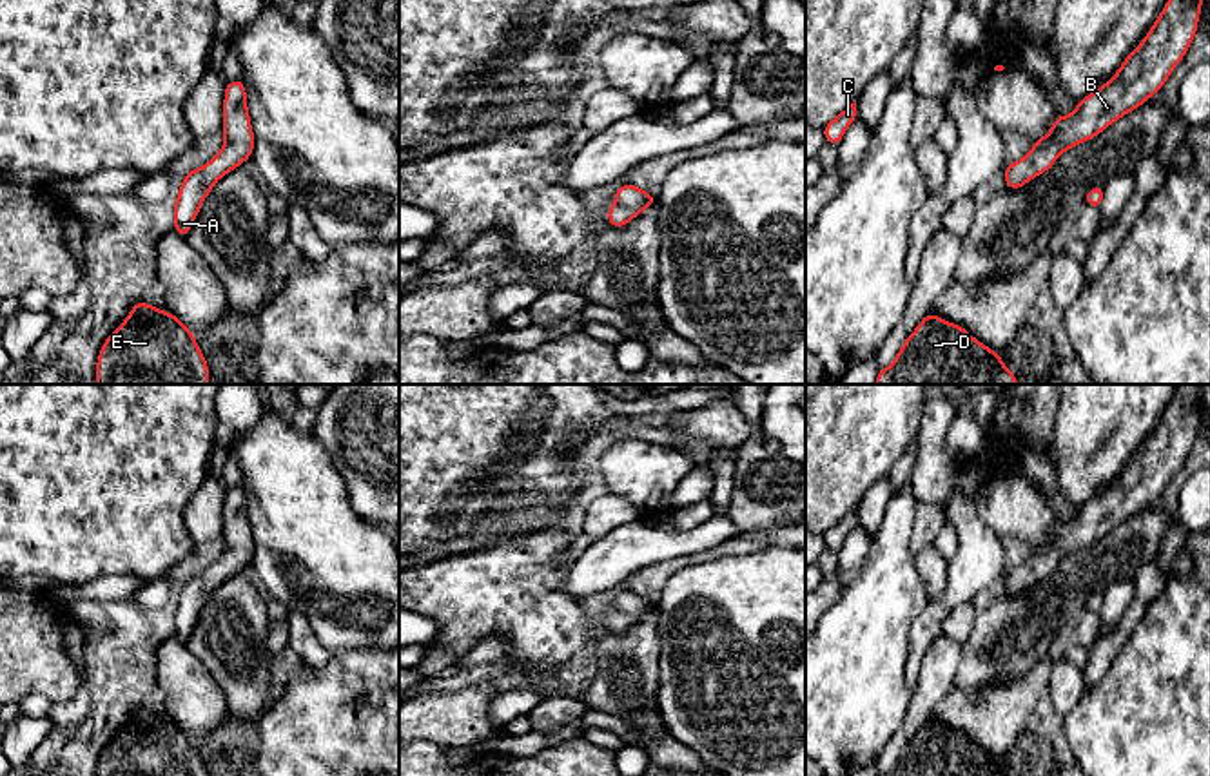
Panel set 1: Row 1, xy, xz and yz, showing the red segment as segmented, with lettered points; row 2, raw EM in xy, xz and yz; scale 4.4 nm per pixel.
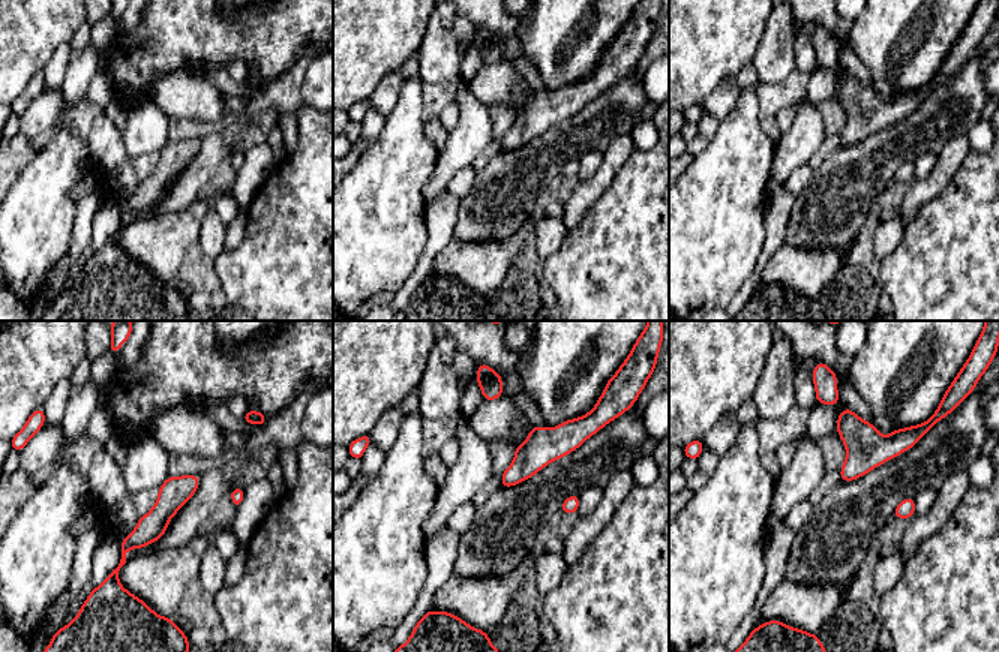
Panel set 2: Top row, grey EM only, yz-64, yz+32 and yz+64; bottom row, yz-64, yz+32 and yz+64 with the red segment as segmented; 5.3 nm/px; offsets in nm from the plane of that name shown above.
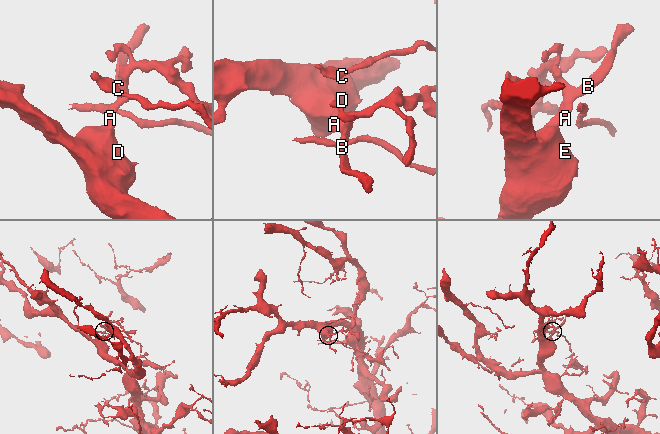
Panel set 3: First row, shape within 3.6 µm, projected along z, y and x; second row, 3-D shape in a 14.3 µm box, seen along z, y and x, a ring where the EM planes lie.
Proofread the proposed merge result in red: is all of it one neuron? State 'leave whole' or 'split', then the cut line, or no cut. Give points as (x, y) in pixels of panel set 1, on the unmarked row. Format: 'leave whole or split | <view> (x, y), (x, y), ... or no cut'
leave whole | no cut

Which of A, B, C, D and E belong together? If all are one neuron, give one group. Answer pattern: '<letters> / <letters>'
A B C D E

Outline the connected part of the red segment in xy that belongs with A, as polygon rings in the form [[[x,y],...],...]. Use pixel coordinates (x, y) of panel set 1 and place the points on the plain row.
[[[239,484],[225,493],[221,537],[225,538],[225,549],[220,558],[207,571],[190,577],[180,593],[174,609],[174,636],[183,644],[192,635],[214,589],[252,562],[254,538],[247,517],[245,491]]]

